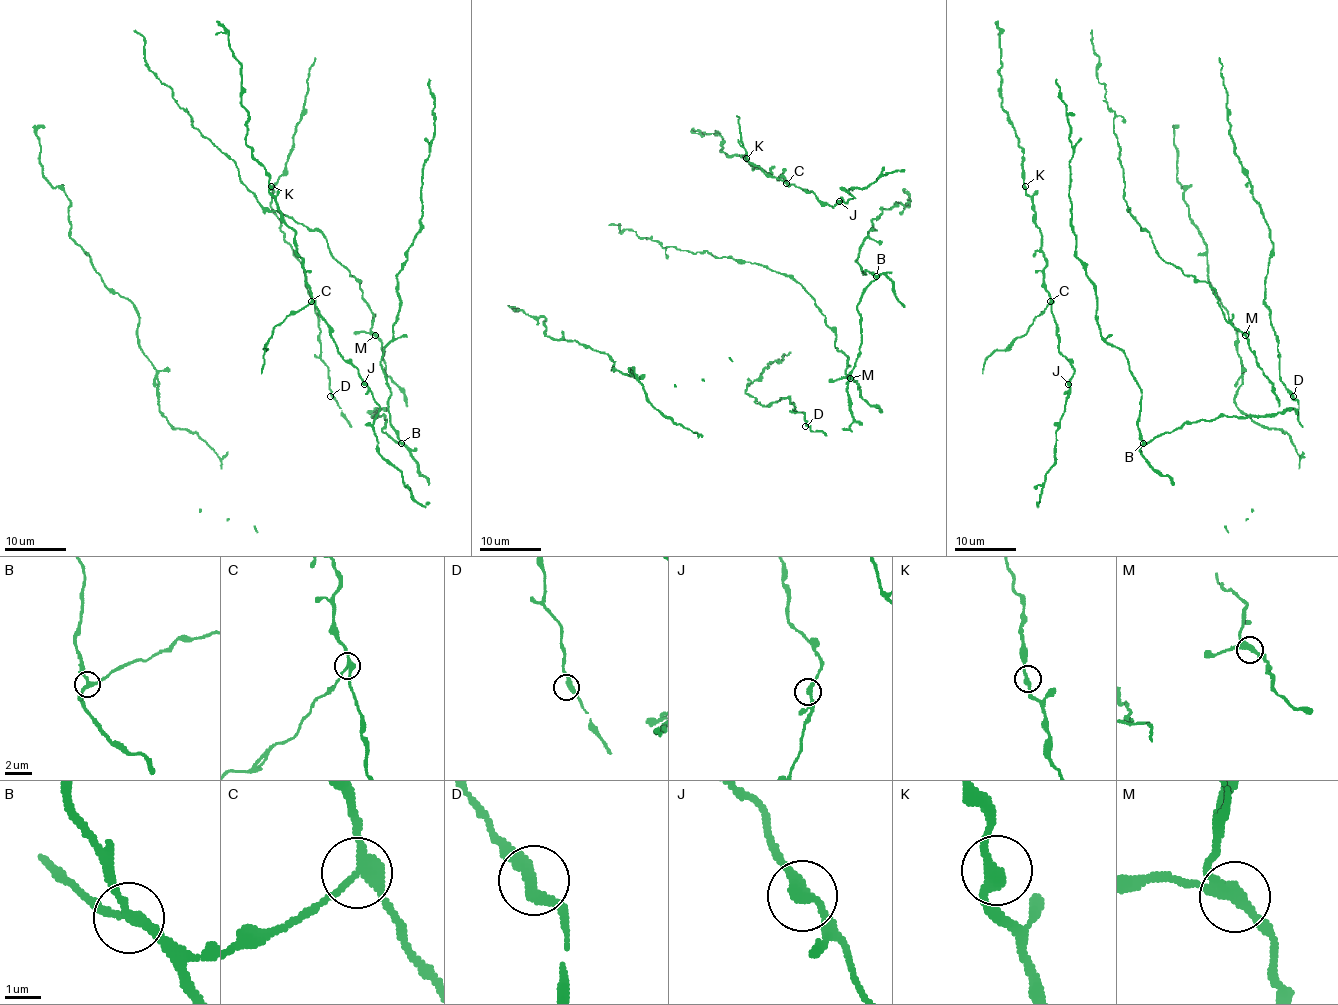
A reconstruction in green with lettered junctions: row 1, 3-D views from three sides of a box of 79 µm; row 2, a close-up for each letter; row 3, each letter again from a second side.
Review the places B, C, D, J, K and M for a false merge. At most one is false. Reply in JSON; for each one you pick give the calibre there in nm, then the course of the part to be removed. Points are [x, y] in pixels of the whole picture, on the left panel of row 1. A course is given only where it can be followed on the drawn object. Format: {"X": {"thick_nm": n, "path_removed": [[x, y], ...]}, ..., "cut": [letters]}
{"C": {"thick_nm": 300, "path_removed": [[311, 301], [274, 327], [265, 350], [262, 373]]}, "cut": ["C"]}

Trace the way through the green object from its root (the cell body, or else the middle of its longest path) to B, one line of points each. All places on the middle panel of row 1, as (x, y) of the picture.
B: (848, 372), (861, 346), (857, 303), (862, 291), (876, 276)

